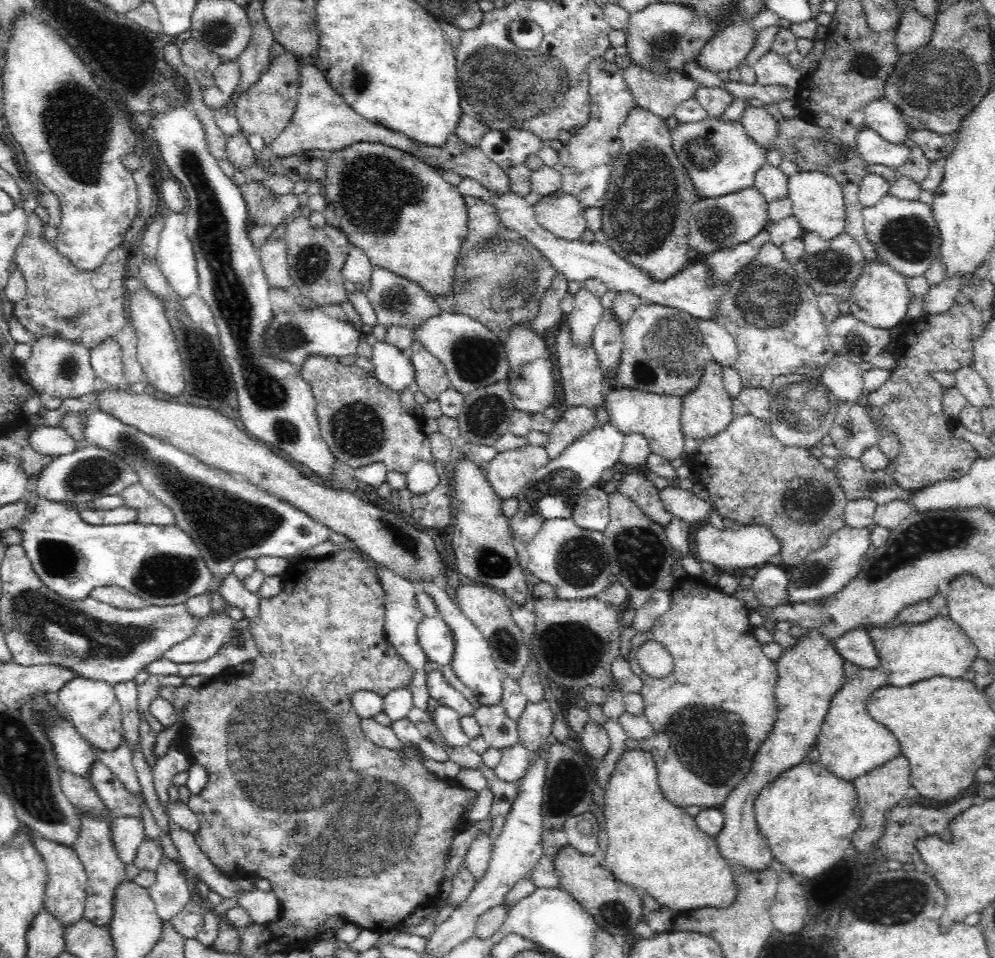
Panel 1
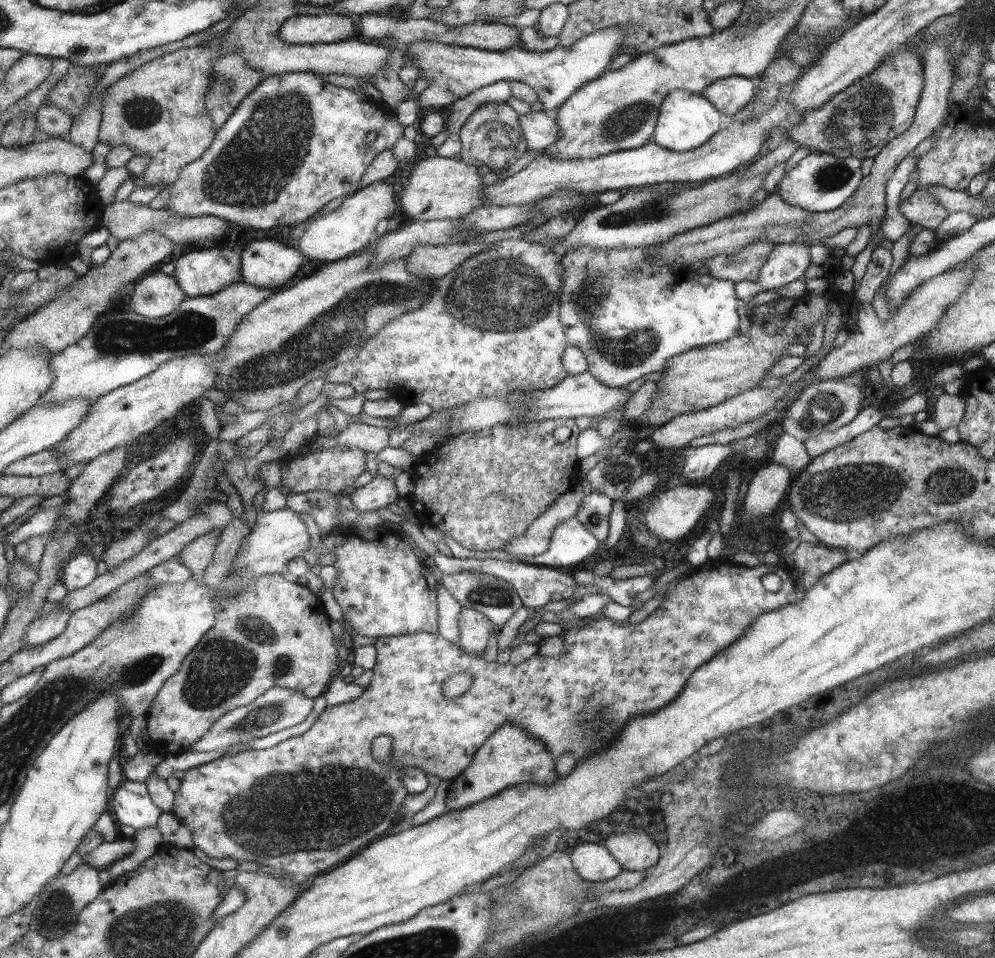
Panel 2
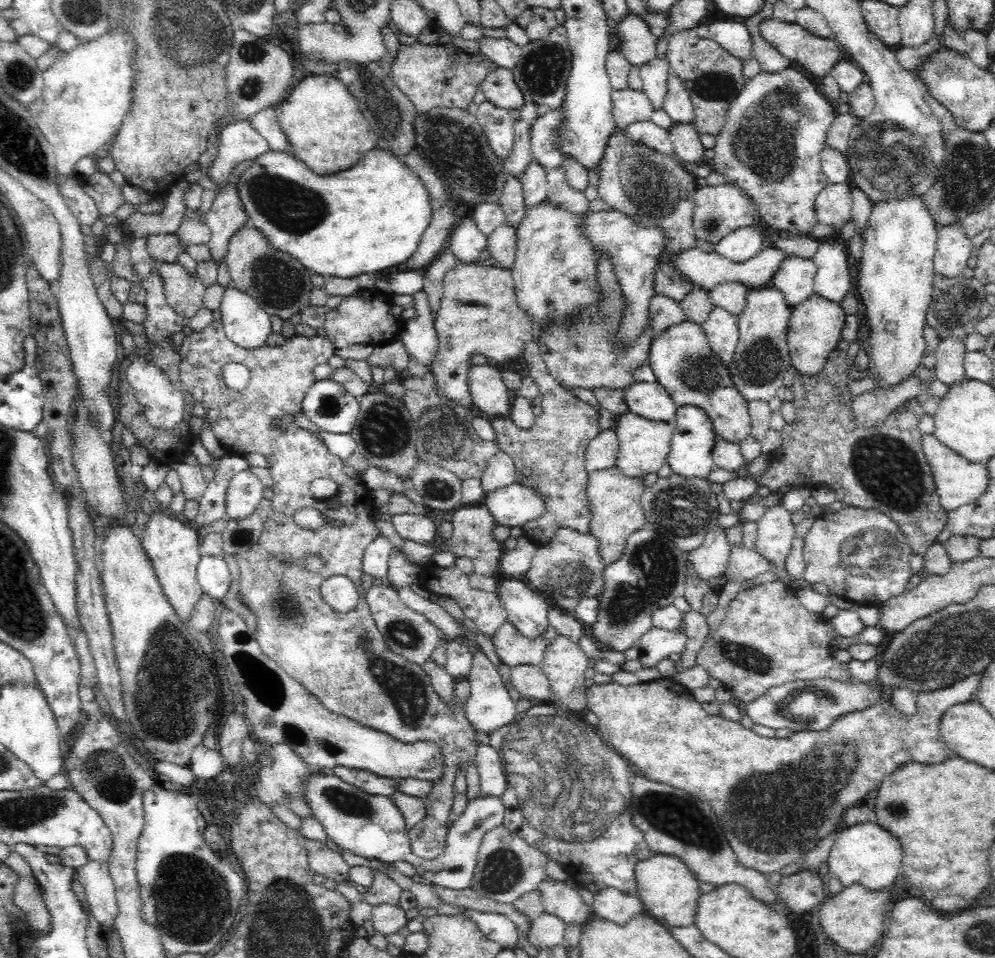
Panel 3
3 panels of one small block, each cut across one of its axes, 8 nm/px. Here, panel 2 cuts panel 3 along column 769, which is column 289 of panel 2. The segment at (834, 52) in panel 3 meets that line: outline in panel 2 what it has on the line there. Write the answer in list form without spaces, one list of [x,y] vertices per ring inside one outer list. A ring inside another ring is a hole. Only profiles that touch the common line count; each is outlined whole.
[[[289,15],[284,17],[277,35],[291,44],[314,45],[339,42],[355,32],[351,18],[345,15]]]

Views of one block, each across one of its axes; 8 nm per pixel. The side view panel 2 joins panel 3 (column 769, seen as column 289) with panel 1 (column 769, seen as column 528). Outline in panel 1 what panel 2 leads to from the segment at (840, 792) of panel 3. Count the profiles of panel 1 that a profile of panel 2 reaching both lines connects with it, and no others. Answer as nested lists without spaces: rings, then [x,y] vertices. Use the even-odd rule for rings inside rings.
[[[689,574],[676,579],[670,592],[669,612],[664,613],[658,620],[655,620],[653,627],[650,628],[650,632],[646,633],[645,636],[642,633],[636,633],[631,640],[631,647],[627,658],[632,673],[642,679],[642,688],[640,688],[639,693],[644,700],[643,715],[648,719],[650,727],[654,729],[652,736],[642,738],[642,740],[638,741],[638,744],[640,748],[650,752],[654,757],[659,787],[662,789],[666,800],[682,809],[690,806],[700,806],[702,809],[720,808],[726,797],[734,790],[734,787],[737,787],[746,778],[746,775],[751,770],[751,762],[756,756],[758,749],[774,728],[778,714],[778,705],[774,694],[775,686],[778,682],[776,663],[762,651],[762,644],[754,636],[755,626],[752,626],[749,621],[751,610],[747,609],[734,595],[729,595],[720,588],[709,586],[701,577]],[[644,639],[655,640],[668,650],[671,657],[674,658],[674,670],[672,670],[672,674],[663,679],[652,678],[644,674],[637,661],[637,650],[642,646]]]

